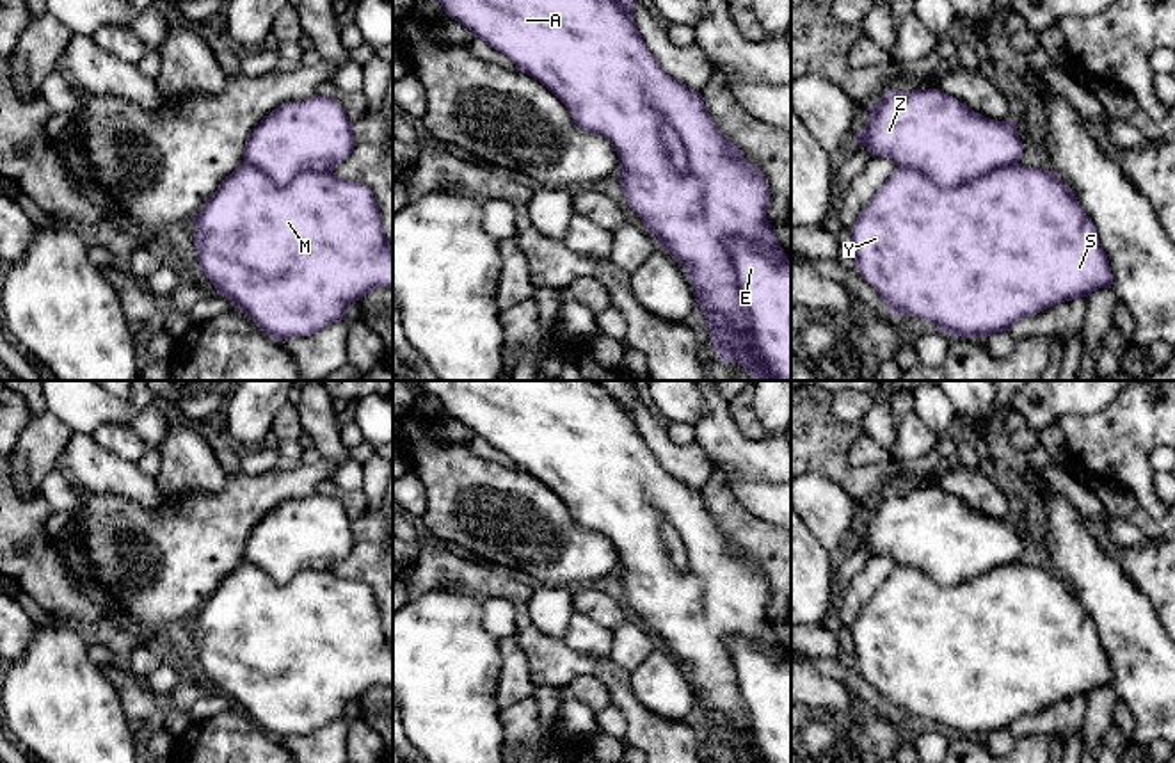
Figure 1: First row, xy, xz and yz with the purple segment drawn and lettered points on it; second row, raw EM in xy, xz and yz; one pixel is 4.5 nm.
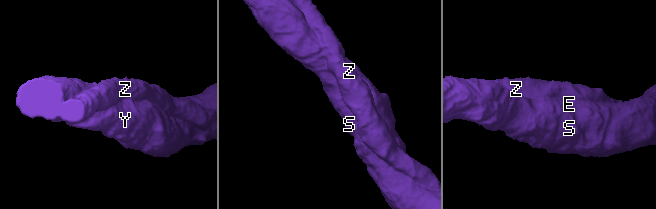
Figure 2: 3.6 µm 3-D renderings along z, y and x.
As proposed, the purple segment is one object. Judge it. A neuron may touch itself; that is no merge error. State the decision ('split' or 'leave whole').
leave whole

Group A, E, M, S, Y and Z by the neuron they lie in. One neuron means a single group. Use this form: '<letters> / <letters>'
A E M S Y Z

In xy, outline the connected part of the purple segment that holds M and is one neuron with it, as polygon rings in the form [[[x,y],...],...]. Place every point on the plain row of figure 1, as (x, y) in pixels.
[[[332,496],[286,500],[265,514],[244,546],[244,562],[226,574],[194,615],[194,644],[204,674],[268,736],[311,735],[345,719],[347,706],[375,687],[393,687],[393,646],[382,628],[377,599],[364,582],[338,576],[332,567],[354,548],[352,521]]]

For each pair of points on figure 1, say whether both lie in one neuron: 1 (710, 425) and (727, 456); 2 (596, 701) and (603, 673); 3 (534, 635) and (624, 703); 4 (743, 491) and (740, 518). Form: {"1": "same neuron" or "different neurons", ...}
{"1": "same neuron", "2": "different neurons", "3": "same neuron", "4": "different neurons"}

